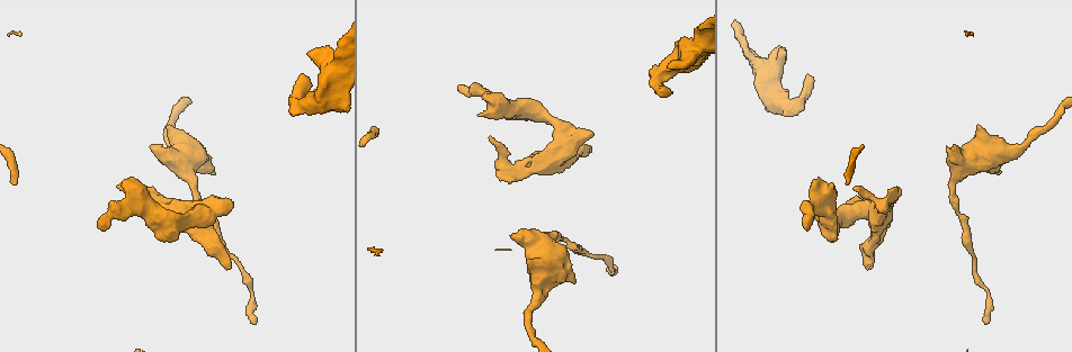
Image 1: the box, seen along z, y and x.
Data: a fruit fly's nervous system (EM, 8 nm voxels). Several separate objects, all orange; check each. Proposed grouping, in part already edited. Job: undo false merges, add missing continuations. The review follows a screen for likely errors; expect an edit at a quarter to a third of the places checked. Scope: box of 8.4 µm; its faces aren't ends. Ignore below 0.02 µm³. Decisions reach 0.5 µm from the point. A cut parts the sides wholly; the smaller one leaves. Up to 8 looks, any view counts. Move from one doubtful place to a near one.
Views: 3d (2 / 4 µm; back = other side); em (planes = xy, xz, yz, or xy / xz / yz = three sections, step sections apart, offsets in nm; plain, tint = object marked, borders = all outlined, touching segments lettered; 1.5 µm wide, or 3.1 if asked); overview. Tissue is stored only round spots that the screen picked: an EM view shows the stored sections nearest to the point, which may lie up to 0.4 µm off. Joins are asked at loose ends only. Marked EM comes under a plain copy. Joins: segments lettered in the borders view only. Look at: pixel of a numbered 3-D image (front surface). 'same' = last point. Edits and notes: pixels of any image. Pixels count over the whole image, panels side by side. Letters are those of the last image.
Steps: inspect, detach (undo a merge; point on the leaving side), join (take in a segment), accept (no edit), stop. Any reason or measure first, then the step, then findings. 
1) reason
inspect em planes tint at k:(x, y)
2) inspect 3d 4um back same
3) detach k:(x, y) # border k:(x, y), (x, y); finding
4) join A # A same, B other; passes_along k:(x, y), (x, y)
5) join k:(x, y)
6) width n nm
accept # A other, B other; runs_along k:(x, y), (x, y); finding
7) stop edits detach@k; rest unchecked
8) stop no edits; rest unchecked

free end
inspect 3d 4um at 1:(987, 321)

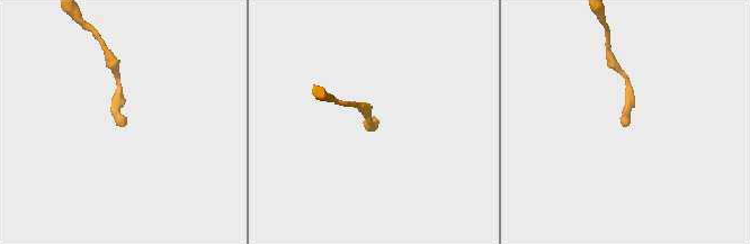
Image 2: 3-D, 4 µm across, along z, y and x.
now the EM
inspect em planes borders at 2:(626, 123)

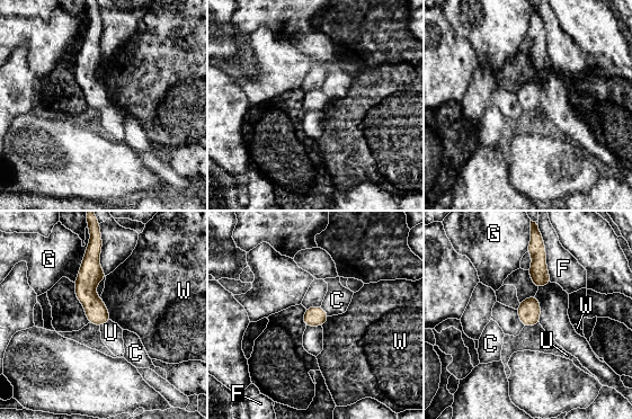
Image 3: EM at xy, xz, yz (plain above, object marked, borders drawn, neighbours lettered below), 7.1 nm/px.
width 140 nm
accept # C other, F other, G other, U other, W other; runs_along 3:(94, 251), (90, 301), (99, 322); no lettered segment goes on from it

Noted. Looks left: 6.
an open end
inspect em planes borders at 1:(500, 179)

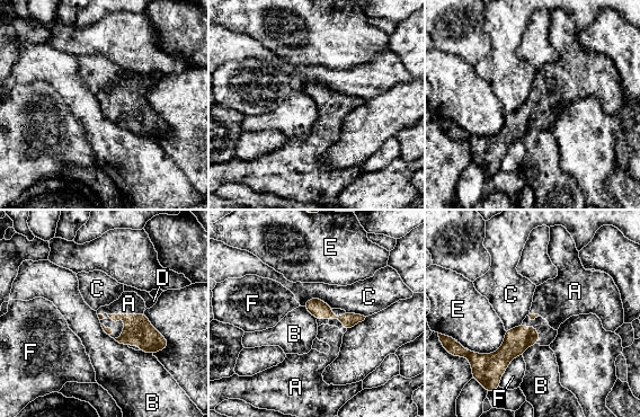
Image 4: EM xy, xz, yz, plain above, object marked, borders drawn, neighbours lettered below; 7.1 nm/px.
join A # A same, B other, C other, D other, E other, F other; it goes on there

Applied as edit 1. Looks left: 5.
free end
inspect em planes tint at 1:(100, 230)

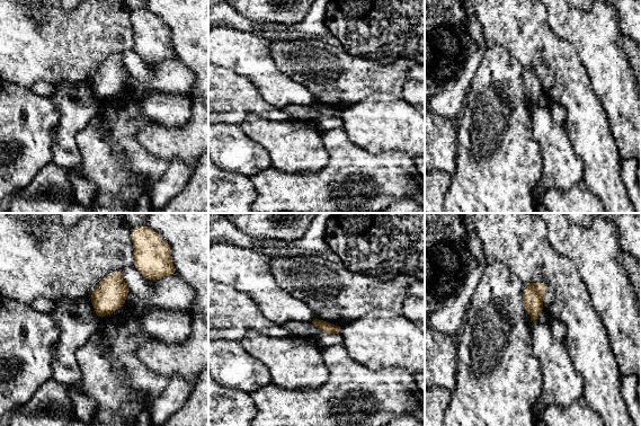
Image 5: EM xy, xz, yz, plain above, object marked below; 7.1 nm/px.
inspect em planes borders same

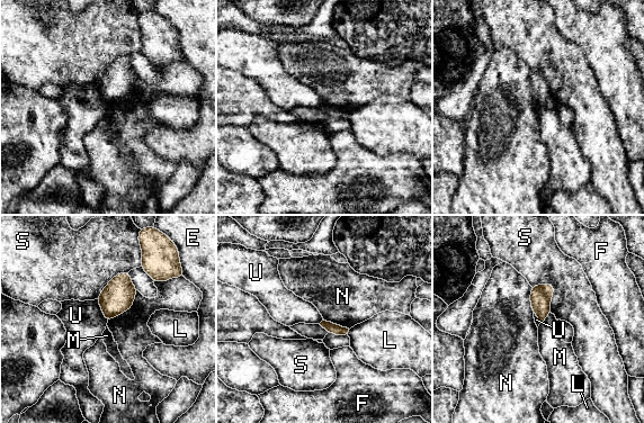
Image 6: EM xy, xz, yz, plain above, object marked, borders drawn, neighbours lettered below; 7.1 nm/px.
accept # E other, F other, L other, M other, N other, S other, U other; border 6:(137, 290), (133, 305), (107, 323); no lettered segment goes on from it

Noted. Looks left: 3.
stop edits join@4; rest unchecked

